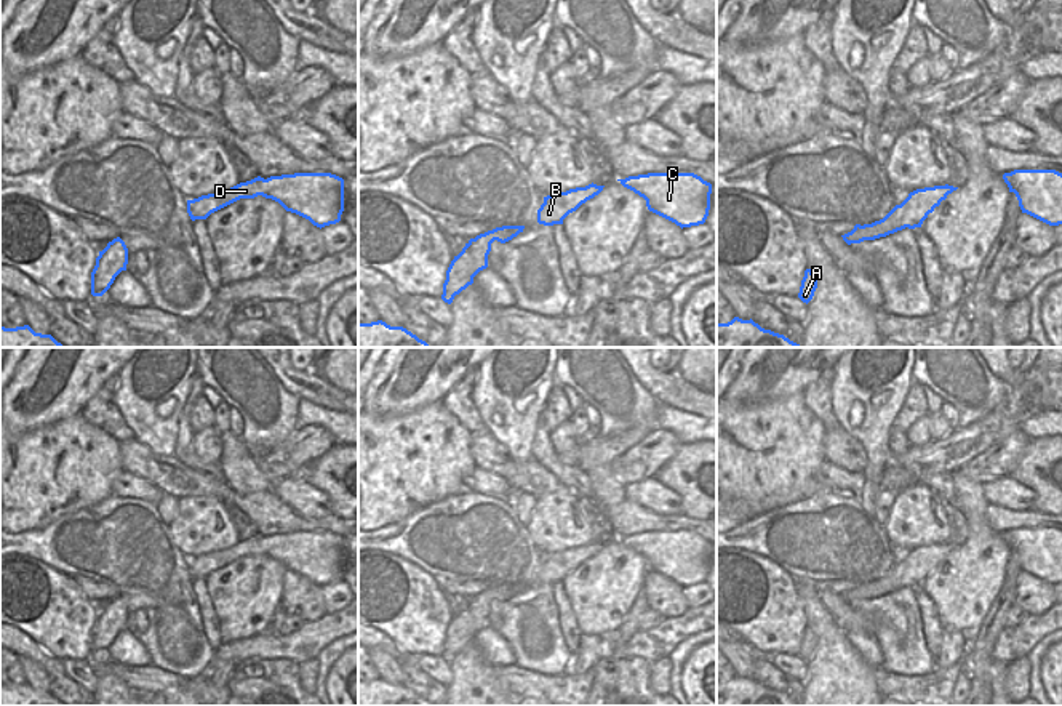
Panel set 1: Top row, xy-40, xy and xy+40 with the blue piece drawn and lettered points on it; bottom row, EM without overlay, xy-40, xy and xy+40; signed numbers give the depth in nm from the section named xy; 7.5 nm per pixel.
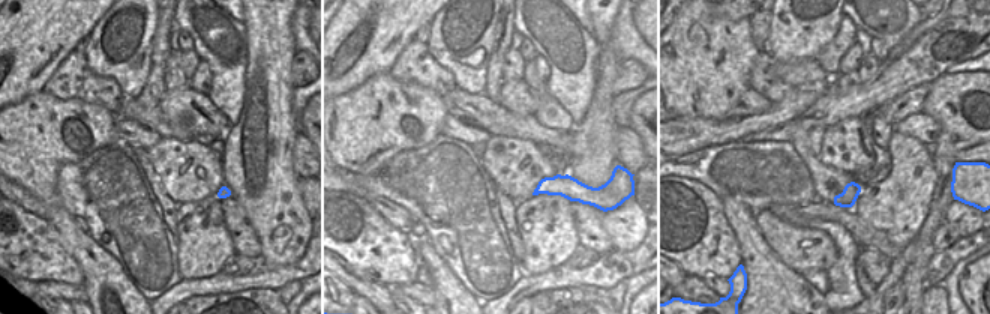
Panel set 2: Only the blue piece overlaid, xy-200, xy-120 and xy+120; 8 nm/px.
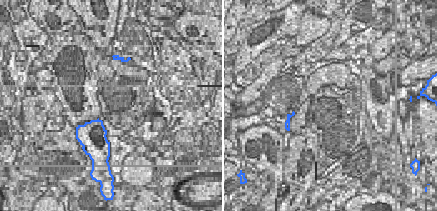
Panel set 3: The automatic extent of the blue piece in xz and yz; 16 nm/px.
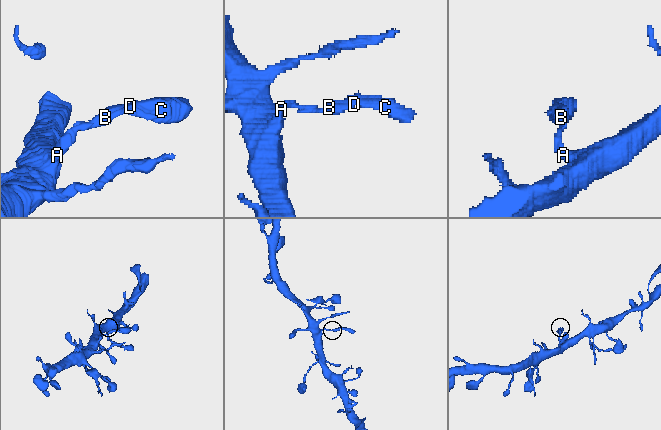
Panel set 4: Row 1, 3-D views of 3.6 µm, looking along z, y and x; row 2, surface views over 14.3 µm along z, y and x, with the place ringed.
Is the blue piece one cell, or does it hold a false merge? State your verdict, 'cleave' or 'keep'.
keep

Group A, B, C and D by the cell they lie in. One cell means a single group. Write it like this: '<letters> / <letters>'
A B C D

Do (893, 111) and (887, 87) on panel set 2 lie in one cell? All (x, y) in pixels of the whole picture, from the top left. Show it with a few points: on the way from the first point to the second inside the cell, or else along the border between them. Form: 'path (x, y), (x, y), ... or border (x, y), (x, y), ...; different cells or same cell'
border (921, 84), (872, 110); different cells

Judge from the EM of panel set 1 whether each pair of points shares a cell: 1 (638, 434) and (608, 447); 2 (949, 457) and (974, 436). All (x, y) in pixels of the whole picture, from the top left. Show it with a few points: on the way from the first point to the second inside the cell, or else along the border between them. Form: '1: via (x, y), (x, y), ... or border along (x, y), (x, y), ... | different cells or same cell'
1: via (630, 437), (616, 444) | same cell
2: via (955, 450), (968, 442) | same cell

